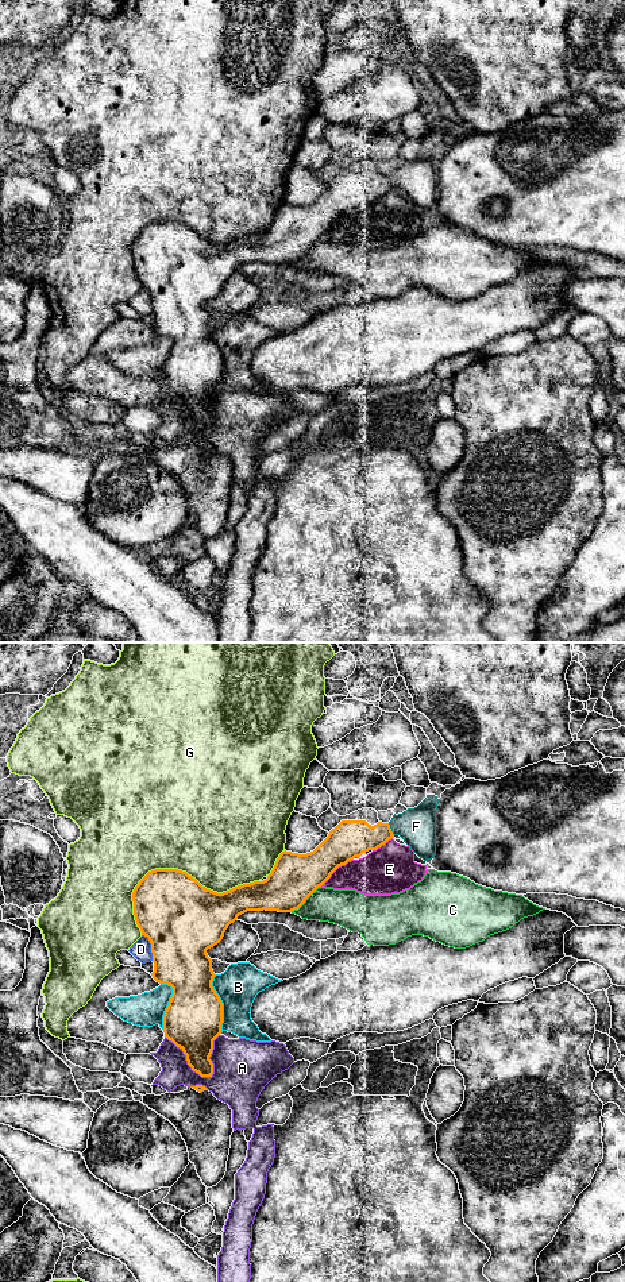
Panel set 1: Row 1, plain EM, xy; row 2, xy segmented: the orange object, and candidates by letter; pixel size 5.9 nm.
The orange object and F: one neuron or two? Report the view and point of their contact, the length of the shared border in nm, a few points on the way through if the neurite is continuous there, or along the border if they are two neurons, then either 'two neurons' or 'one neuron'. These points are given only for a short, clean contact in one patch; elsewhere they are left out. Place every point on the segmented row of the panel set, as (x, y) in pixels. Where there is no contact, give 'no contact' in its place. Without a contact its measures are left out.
meets orange in xy at (390, 829); contact 80 nm long; one neuron

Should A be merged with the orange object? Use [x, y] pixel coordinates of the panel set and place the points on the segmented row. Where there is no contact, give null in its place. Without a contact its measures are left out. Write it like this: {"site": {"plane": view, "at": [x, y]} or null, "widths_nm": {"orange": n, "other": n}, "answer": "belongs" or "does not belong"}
{"site": {"plane": "xy", "at": [188, 1062]}, "widths_nm": {"orange": 340, "other": 220}, "answer": "does not belong"}

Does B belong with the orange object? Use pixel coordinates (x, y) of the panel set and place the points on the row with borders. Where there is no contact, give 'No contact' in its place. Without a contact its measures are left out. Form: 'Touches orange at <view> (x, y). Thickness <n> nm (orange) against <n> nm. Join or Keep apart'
Touches orange at xy (222, 1003). Thickness 340 nm (orange) against 240 nm. Keep apart

